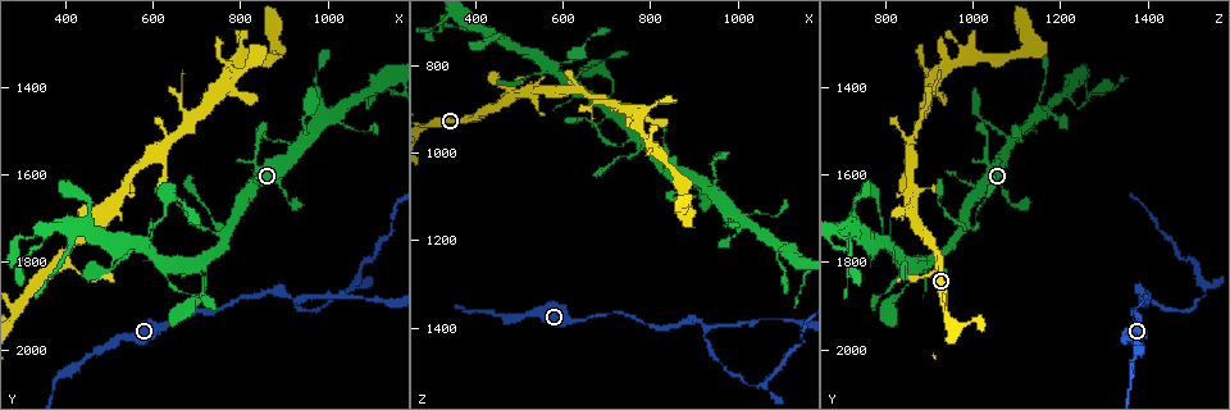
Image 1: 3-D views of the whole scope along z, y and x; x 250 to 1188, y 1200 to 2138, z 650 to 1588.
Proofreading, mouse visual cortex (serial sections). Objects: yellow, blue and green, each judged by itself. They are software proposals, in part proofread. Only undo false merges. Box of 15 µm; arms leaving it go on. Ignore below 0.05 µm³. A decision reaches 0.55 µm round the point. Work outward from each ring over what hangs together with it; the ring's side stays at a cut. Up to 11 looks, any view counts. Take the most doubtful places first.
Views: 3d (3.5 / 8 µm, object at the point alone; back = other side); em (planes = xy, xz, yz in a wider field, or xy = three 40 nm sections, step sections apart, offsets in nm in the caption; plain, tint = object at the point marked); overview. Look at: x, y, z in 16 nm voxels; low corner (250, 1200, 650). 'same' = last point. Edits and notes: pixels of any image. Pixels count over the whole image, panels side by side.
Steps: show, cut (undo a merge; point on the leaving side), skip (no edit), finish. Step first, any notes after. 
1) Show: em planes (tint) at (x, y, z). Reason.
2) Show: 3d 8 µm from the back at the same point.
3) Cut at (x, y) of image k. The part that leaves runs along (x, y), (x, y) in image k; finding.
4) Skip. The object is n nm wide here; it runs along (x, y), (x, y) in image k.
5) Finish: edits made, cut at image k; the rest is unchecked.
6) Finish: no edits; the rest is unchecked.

Show: 3d 8 µm from the back at (765, 1740, 960). Thin arm on a thick one.

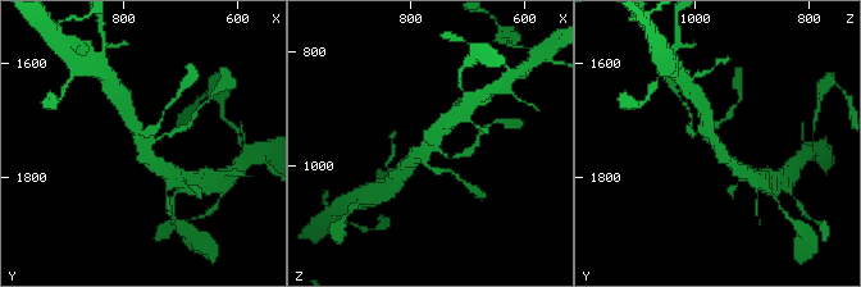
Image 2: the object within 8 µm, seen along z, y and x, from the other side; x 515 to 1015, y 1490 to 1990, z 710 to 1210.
Show: em xy step 5 (tint) at (765, 1735, 960). 4 arms meet here; the arms are 100, 200, 350, 400 nm wide; shape alone is not enough.

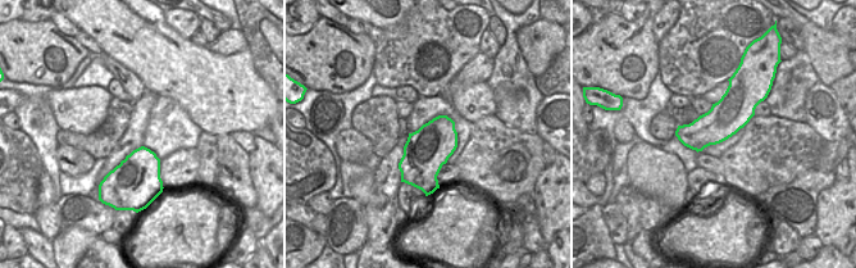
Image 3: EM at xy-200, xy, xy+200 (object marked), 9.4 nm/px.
Skip. The object is 420 nm wide here; it runs along (126, 113), (145, 156), (159, 168) in image 2; continuous, no second cell.

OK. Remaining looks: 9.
Show: 3d 8 µm at (760, 1335, 935). Narrows sharply.

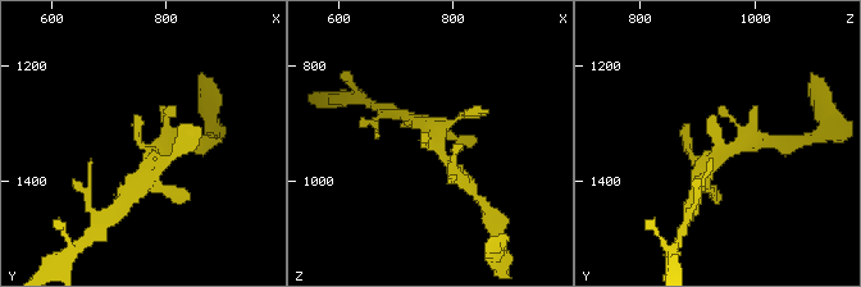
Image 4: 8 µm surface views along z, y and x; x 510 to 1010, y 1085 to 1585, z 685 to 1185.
Show: 3d 3.5 µm at (755, 1345, 935). Zoom in.

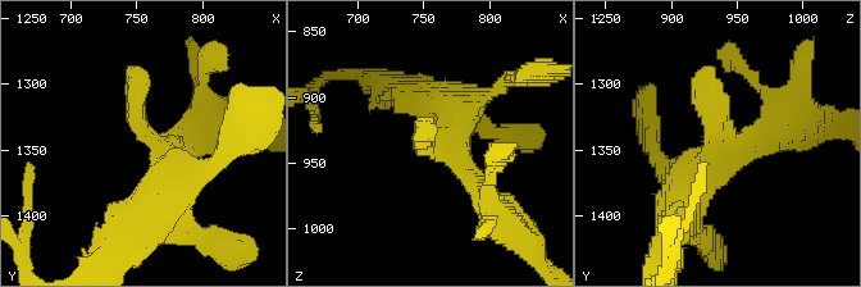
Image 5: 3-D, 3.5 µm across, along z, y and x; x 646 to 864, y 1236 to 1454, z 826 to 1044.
Show: em xy step 3 (tint) at (758, 1338, 934).

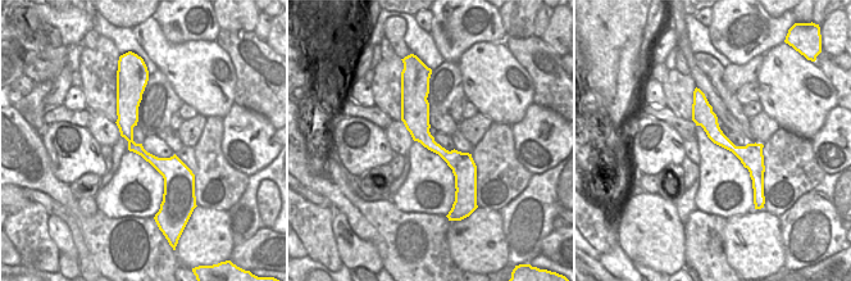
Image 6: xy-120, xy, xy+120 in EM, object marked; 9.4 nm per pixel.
Skip. It runs along (423, 87), (419, 131), (460, 170), (459, 190) in image 6; all the same cell.

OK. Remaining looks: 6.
Show: 3d 3.5 µm at (920, 1890, 1400). Abrupt turn.

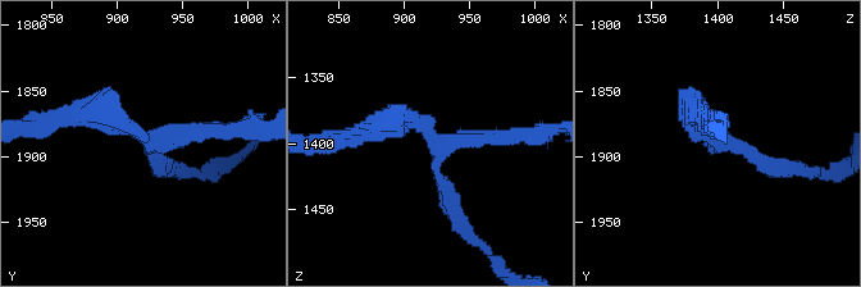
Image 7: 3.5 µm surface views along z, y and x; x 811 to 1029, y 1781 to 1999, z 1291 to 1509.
Show: em xy step 2 (tint) at (924, 1890, 1400).

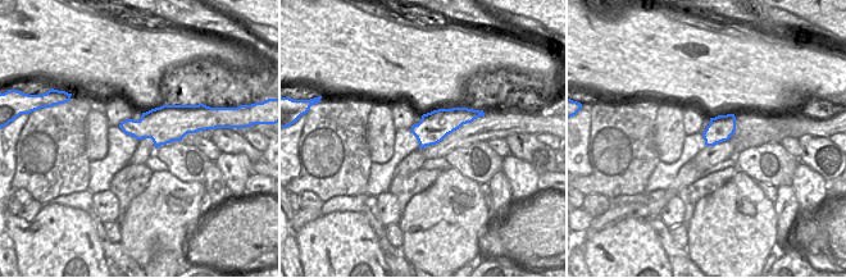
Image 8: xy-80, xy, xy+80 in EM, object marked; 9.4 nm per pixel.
Skip. The arms are 150, 200, 300 nm wide; it runs along (372, 124), (431, 132), (454, 214) in image 7; all the same cell.

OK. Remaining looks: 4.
Show: 3d 3.5 µm at (1055, 1855, 1535). Arms part here.

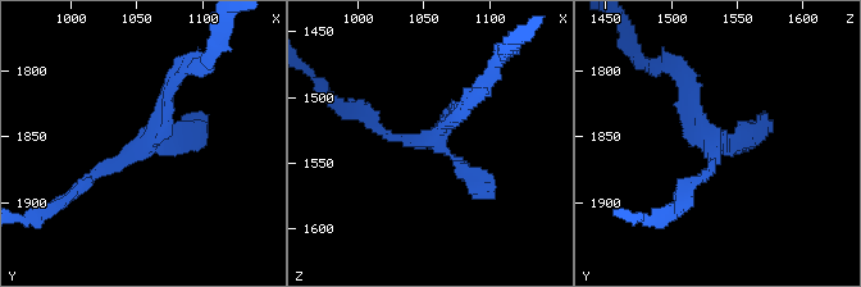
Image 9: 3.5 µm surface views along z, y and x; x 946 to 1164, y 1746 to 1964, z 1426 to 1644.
Show: em xy step 5 (tint) at (1056, 1856, 1530).

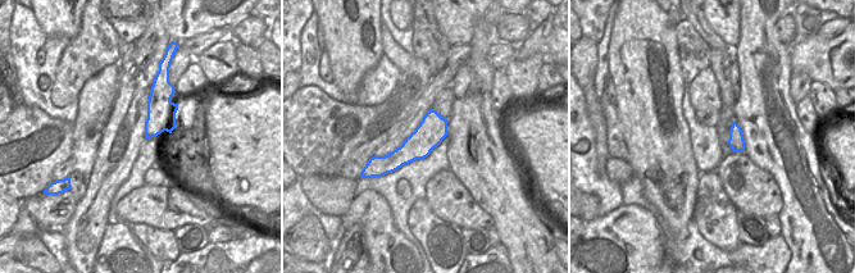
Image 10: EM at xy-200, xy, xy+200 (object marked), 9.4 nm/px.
Show: em xy step 3 (tint) at the same point.

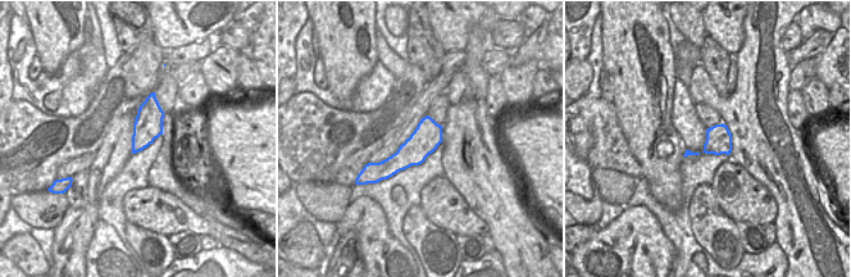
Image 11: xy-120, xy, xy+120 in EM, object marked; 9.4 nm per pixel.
Skip. The object is 280 nm wide here; it runs along (81, 187), (155, 132), (180, 73) in image 9; one cell here.

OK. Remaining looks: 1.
Finish: no edits; the rest is unchecked.

